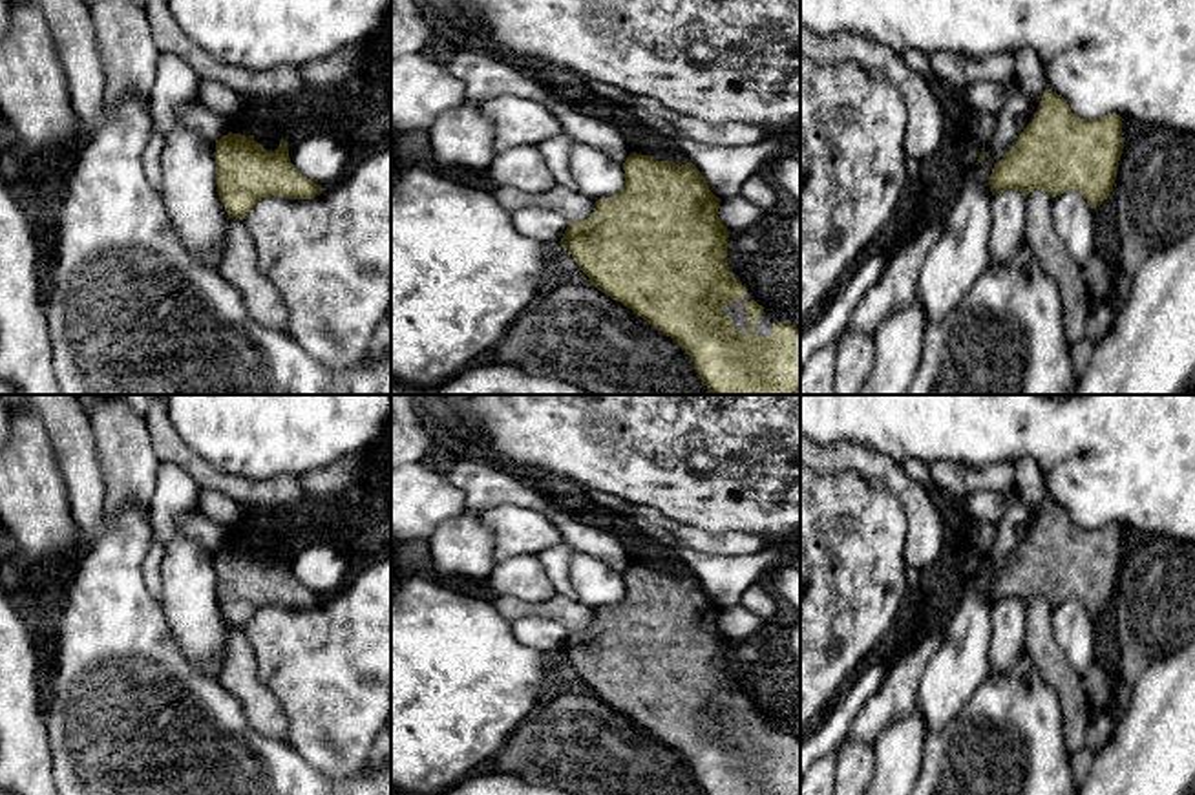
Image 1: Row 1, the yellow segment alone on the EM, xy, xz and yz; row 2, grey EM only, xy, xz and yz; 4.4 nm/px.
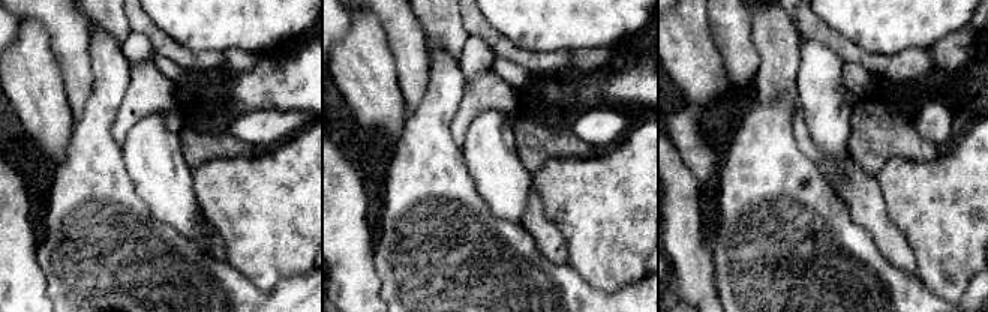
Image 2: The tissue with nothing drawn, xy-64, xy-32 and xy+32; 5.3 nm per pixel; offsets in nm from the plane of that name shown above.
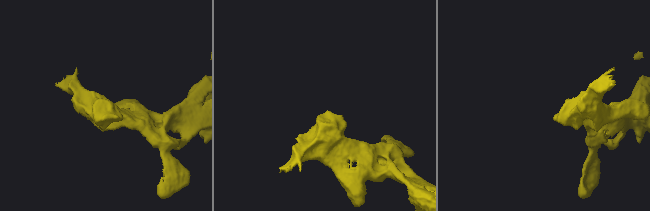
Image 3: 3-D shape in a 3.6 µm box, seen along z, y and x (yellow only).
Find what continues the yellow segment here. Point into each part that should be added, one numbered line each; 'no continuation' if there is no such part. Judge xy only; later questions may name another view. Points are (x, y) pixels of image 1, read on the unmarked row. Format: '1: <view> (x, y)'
no continuation

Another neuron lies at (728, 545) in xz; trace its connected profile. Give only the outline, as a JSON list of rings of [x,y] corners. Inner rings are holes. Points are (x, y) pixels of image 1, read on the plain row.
[[[634,506],[632,512],[625,517],[634,526],[638,521],[654,525],[669,532],[680,546],[703,556],[722,556],[722,557],[753,556],[767,546],[767,543],[756,535],[736,532],[709,534],[696,526],[676,523],[665,517],[656,508],[649,506]]]

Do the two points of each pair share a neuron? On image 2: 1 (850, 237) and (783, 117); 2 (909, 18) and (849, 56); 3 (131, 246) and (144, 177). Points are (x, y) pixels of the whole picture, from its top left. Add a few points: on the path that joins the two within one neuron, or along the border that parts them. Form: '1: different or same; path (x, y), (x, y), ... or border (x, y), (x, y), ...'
1: same; path (820, 207), (783, 170), (783, 147)
2: different; border (832, 29), (870, 51), (897, 53)
3: different; border (125, 165), (137, 195), (149, 212), (164, 222)

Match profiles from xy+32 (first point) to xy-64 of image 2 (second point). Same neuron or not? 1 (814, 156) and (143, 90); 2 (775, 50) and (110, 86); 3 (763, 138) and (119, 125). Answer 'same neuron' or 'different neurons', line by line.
1: same neuron
2: different neurons
3: different neurons

